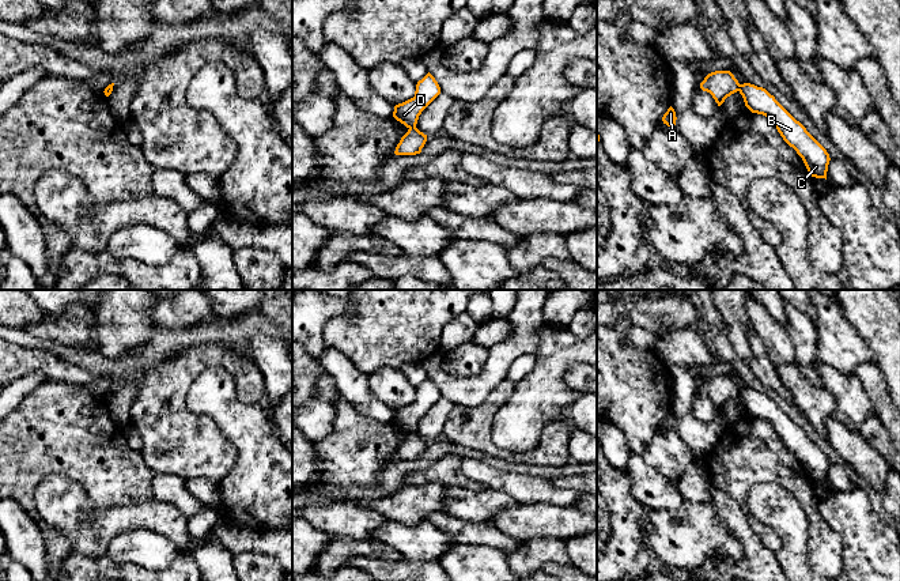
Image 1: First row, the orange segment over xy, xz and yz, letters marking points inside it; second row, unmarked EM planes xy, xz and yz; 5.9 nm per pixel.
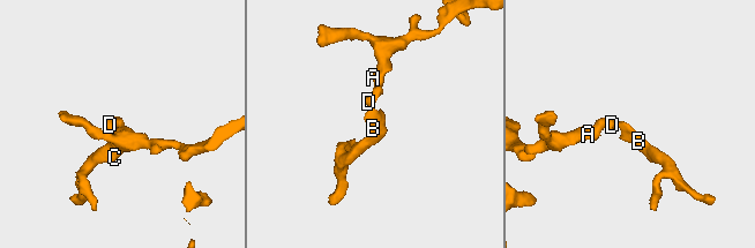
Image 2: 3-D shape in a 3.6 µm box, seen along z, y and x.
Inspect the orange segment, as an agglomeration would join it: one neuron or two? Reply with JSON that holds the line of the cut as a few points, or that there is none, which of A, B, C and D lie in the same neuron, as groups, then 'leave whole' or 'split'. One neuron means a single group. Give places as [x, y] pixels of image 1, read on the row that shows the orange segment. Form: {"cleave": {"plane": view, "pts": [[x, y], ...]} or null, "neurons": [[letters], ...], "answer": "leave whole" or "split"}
{"cleave": {"plane": "xz", "pts": [[409, 127], [415, 128]]}, "neurons": [["A", "D"], ["B", "C"]], "answer": "split"}

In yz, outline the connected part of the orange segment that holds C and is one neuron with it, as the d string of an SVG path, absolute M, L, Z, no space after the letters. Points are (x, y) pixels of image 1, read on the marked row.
M750 83L741 84L740 94L752 113L763 114L772 121L783 140L802 158L812 177L827 180L829 154L774 95Z

